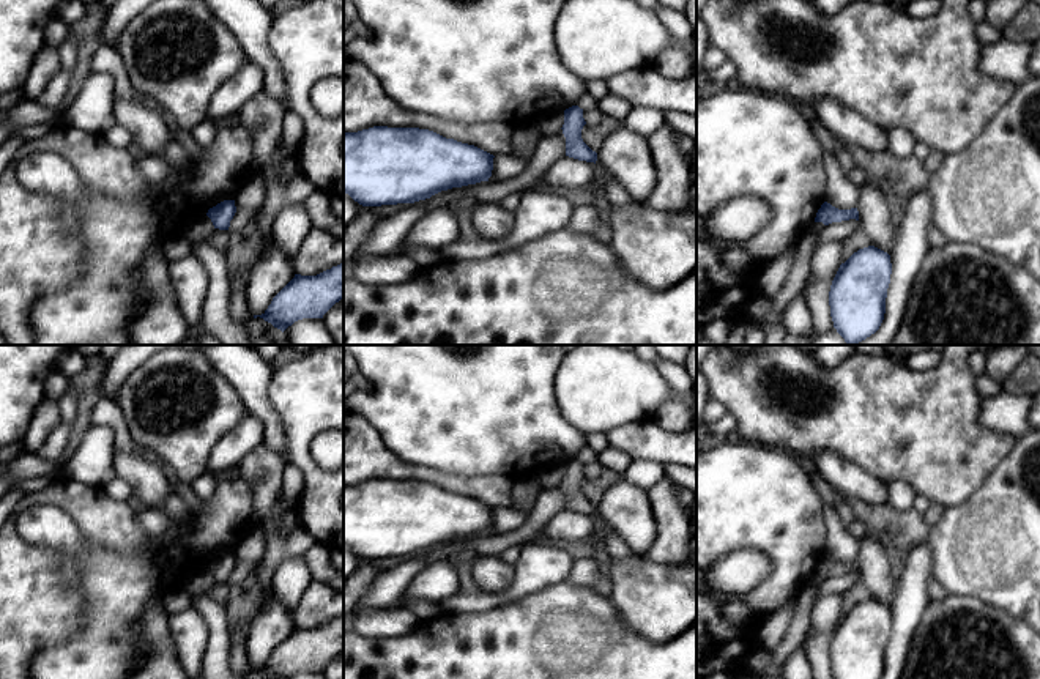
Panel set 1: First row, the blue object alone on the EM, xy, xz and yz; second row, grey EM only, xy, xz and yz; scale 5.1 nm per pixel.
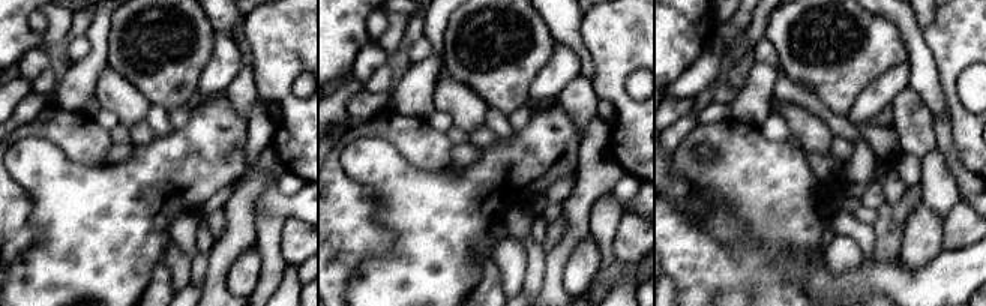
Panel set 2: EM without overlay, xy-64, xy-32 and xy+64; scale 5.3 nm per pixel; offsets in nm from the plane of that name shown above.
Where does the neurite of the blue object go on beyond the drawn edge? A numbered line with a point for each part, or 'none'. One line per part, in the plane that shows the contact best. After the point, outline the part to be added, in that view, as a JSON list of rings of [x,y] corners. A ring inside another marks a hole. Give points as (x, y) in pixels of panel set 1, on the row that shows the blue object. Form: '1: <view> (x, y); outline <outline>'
none

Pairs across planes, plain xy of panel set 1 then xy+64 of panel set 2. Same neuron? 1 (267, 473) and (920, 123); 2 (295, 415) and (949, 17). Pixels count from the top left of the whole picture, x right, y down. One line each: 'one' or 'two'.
1: one
2: one

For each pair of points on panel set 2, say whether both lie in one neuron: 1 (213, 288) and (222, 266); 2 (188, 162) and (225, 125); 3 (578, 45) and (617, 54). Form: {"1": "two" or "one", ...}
{"1": "one", "2": "one", "3": "two"}

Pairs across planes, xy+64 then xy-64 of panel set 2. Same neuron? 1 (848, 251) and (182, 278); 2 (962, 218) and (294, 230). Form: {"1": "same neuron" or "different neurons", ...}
{"1": "same neuron", "2": "same neuron"}

